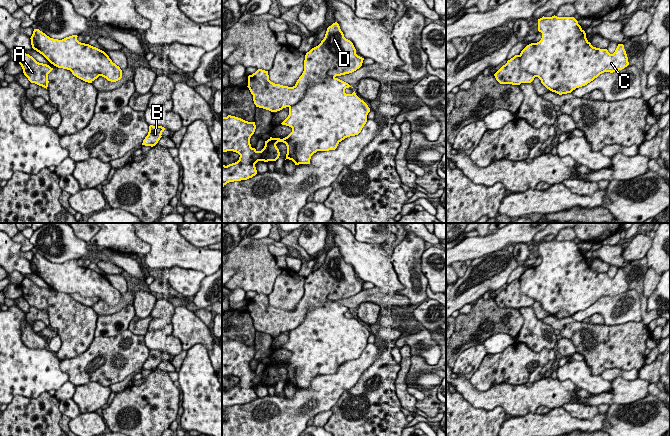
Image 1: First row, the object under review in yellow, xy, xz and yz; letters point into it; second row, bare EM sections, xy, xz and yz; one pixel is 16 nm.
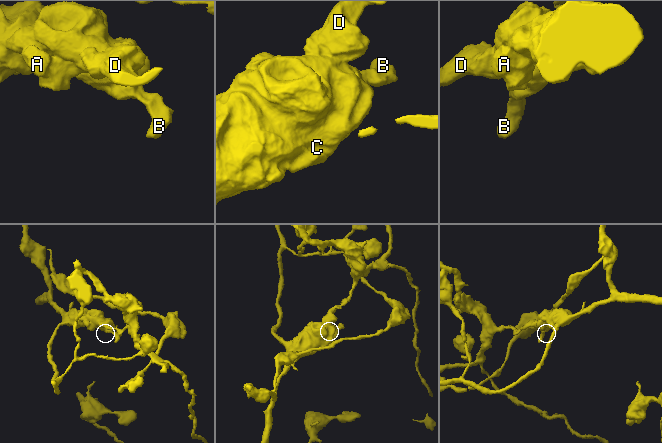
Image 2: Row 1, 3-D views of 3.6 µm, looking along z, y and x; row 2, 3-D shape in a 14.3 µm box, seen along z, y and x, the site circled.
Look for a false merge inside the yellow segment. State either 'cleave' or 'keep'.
cleave

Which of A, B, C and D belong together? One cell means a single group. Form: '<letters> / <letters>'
A D / B C

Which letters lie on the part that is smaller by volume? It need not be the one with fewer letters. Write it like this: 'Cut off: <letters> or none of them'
Cut off: A, D

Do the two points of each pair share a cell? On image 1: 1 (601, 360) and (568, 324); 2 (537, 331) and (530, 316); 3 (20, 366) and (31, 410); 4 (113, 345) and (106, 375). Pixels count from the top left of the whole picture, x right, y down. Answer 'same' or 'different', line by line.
1: same
2: same
3: different
4: same

